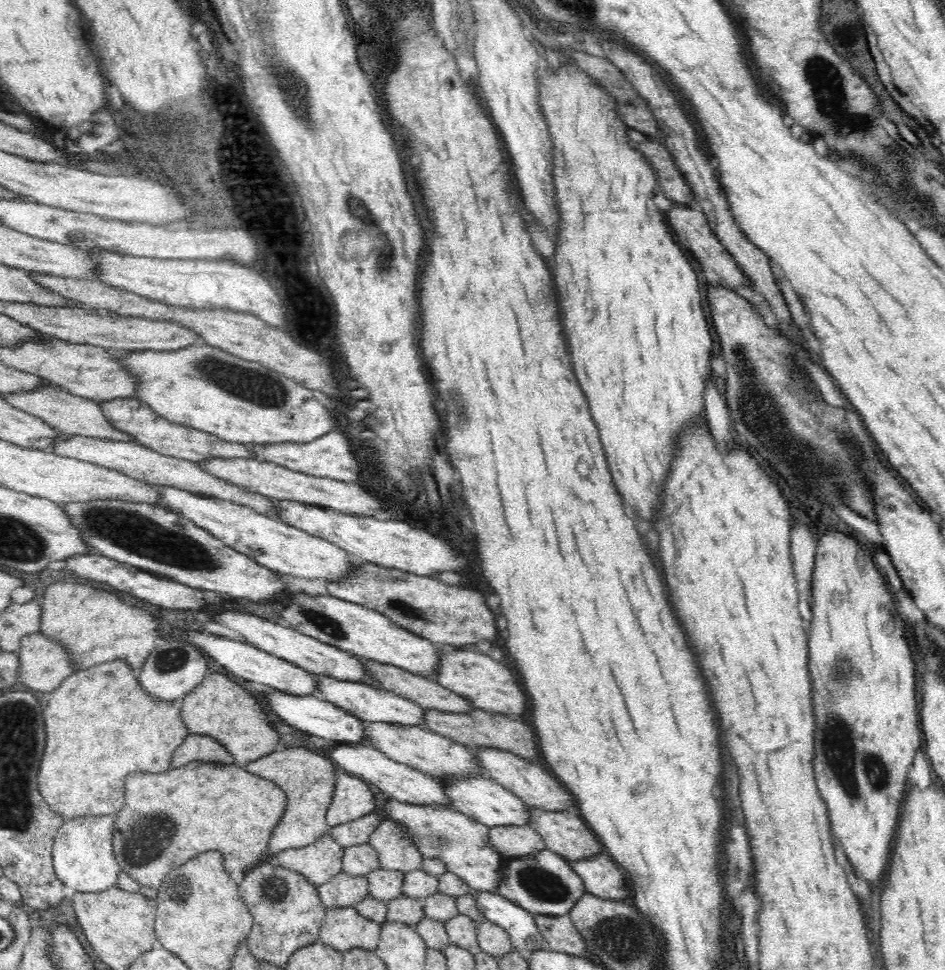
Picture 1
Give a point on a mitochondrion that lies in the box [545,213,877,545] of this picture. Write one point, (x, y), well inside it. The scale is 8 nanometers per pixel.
(759, 411)

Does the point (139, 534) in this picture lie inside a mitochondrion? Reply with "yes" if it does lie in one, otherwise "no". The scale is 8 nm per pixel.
yes

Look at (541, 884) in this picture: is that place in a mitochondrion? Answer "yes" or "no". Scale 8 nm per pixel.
yes

